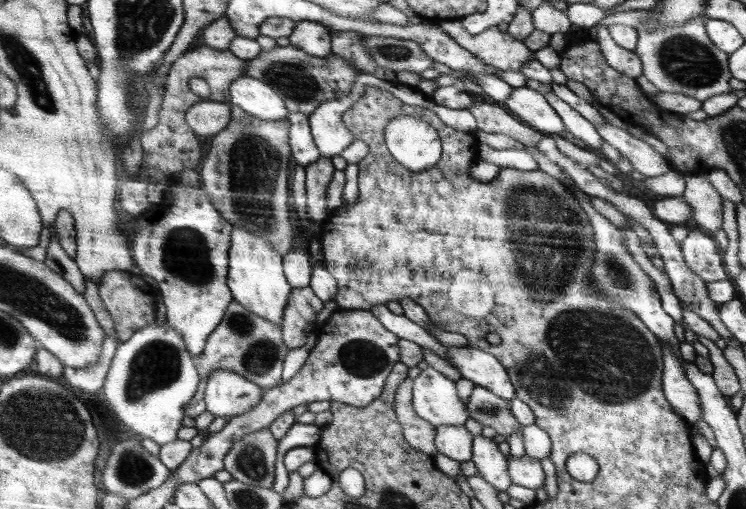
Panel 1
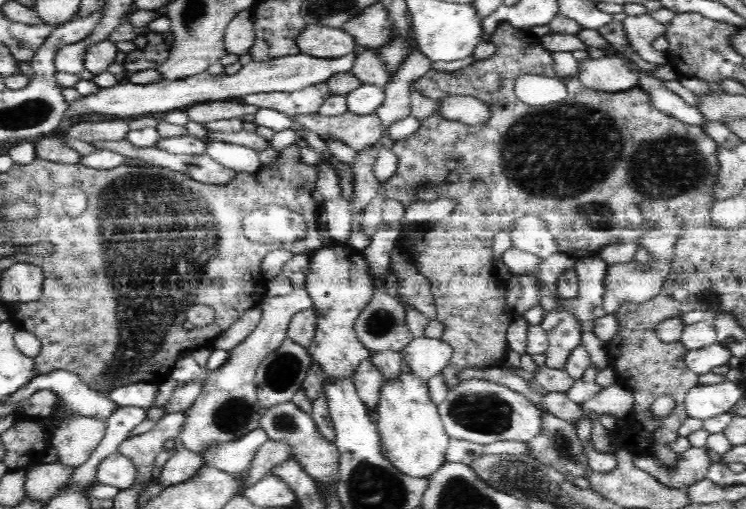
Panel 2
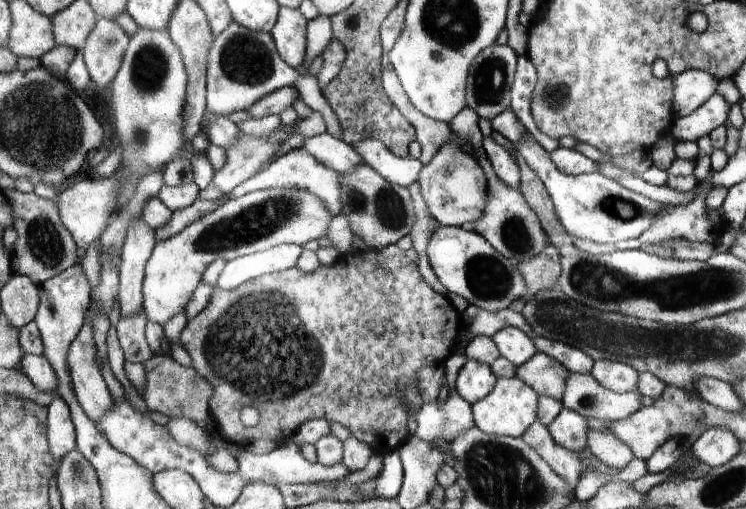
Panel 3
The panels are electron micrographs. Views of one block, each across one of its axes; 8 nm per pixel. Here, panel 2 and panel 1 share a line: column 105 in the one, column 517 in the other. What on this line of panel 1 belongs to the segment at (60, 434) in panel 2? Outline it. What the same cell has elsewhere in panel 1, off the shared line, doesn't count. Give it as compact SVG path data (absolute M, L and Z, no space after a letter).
M482 385L474 386L465 405L469 418L482 424L484 428L494 428L494 432L504 436L506 441L523 427L511 413L509 401Z

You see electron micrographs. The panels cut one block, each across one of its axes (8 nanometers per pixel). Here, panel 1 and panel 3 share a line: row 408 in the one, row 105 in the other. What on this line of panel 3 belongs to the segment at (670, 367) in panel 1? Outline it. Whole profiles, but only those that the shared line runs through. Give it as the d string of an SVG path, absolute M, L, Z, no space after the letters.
M692 68L674 77L674 106L681 117L692 114L716 91L720 80L705 70Z

